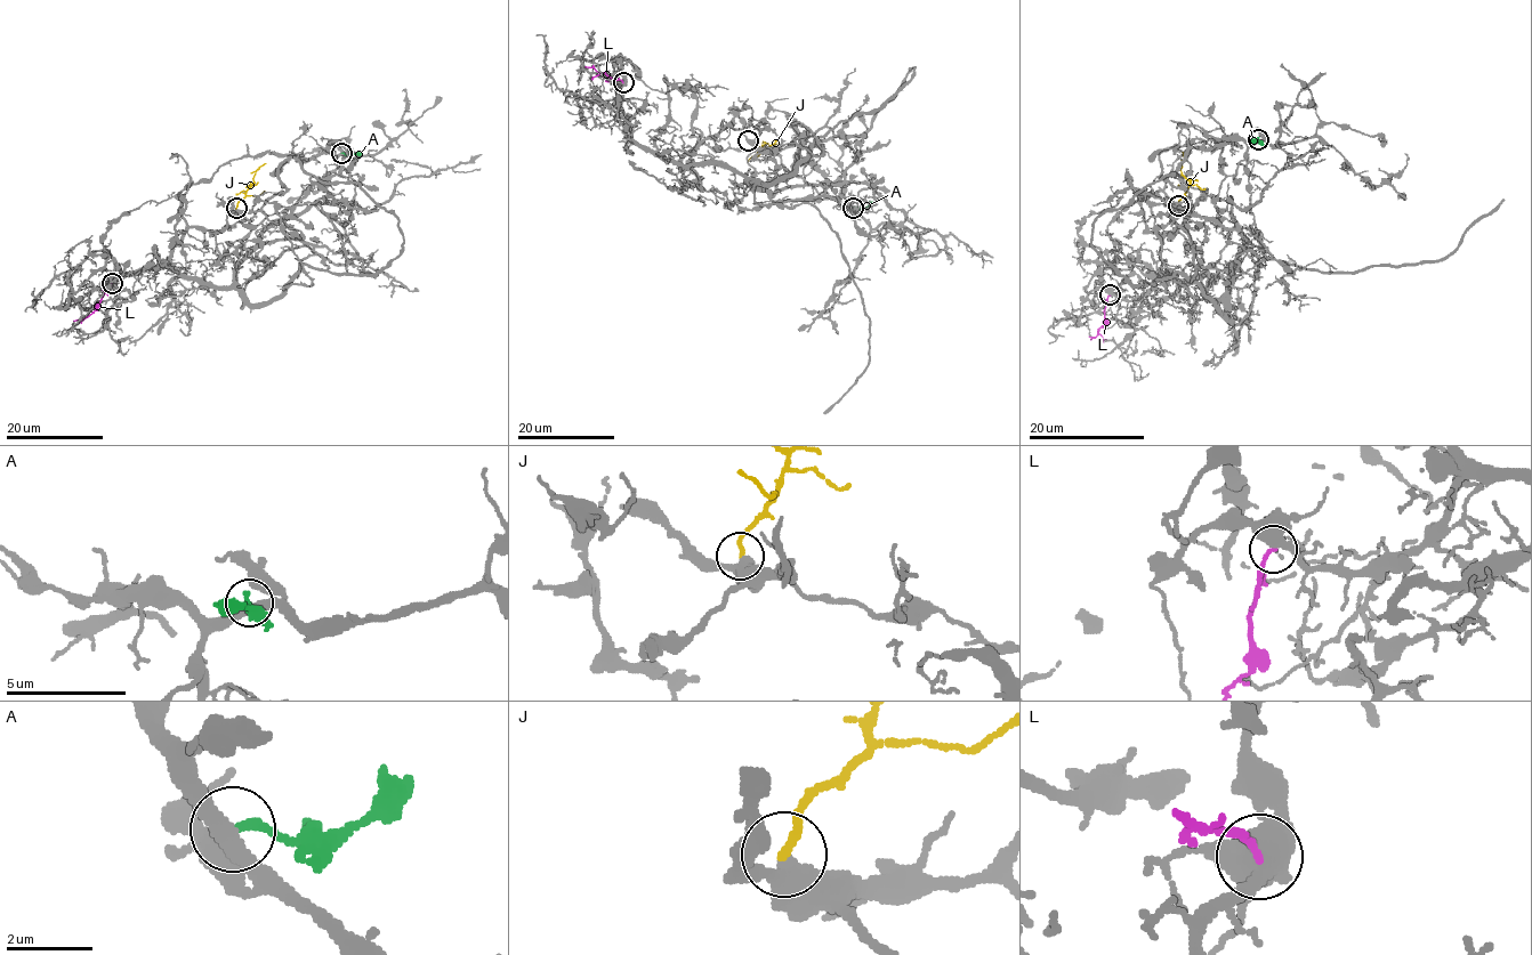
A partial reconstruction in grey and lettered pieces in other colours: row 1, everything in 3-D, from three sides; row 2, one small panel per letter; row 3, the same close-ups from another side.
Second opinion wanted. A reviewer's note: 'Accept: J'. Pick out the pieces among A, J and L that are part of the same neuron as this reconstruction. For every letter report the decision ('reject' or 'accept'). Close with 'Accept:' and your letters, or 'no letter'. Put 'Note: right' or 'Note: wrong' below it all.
A: reject
J: reject
L: reject
Accept: no letter
Note: wrong

